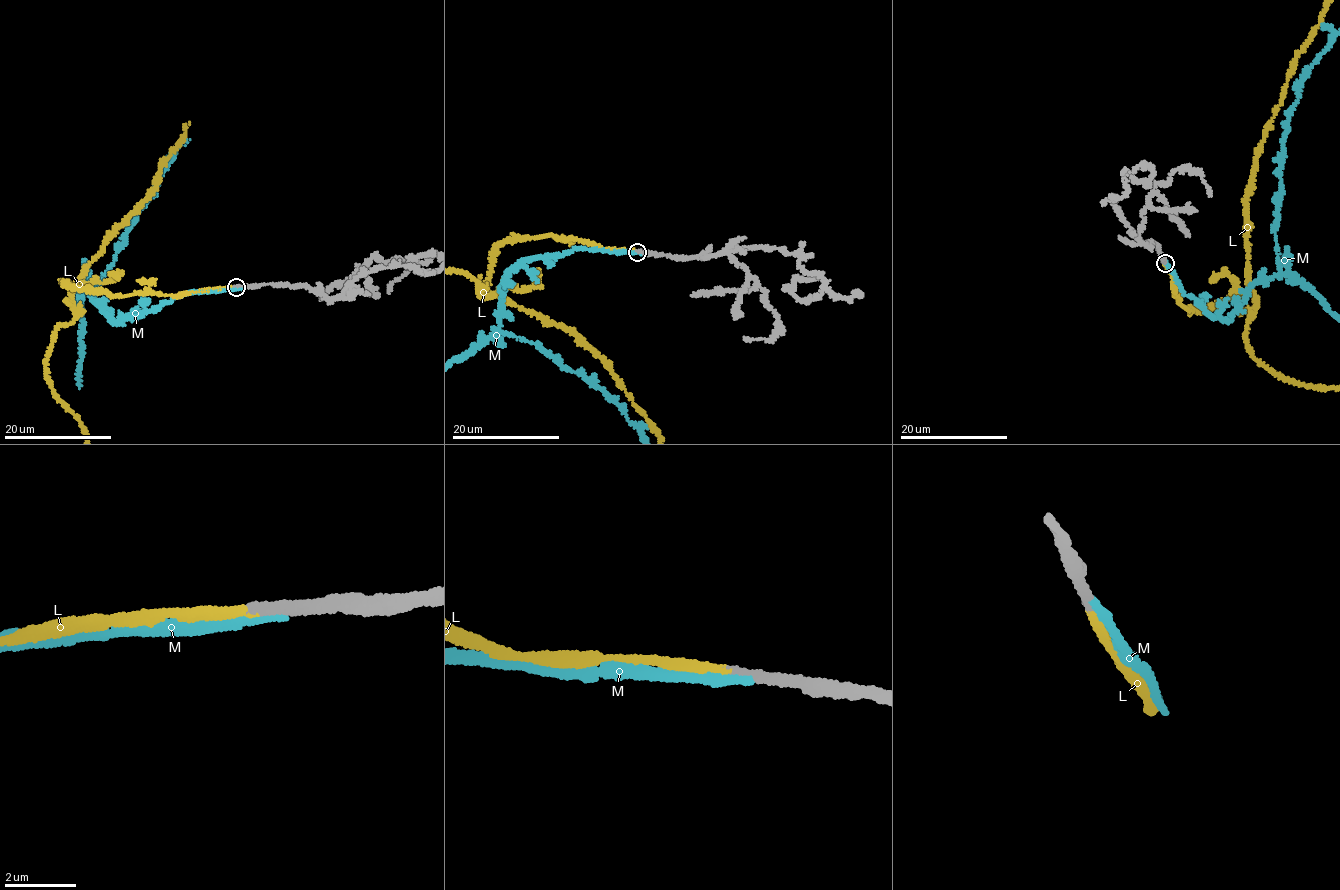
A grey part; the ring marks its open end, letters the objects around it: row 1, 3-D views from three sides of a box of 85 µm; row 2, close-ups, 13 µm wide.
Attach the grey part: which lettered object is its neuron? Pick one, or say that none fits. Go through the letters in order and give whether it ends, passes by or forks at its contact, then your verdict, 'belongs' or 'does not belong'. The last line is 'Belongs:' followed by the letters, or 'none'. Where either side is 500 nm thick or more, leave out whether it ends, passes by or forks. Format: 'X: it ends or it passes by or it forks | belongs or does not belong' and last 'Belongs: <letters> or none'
L: it ends | belongs
M: it ends | does not belong
Belongs: L

